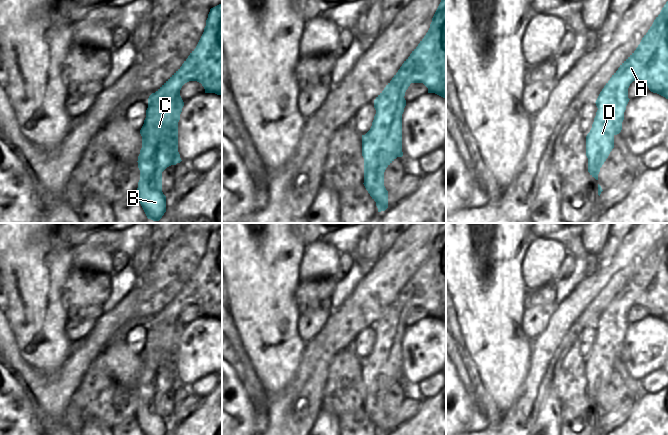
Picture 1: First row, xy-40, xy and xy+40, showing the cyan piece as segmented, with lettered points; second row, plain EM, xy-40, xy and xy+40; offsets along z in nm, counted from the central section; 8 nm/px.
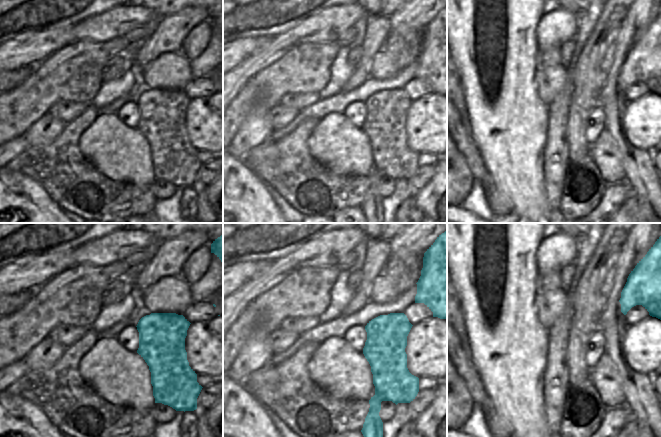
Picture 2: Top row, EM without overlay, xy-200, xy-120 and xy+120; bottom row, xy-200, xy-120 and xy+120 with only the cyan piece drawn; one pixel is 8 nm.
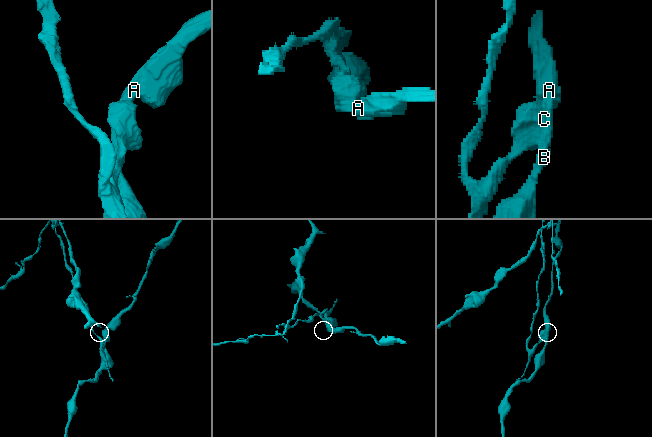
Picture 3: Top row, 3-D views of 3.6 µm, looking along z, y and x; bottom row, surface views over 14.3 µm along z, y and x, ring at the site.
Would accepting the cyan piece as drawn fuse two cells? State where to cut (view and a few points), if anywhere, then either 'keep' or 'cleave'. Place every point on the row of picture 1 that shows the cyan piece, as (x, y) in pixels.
xy (402, 90), (386, 102), (398, 156) | cleave

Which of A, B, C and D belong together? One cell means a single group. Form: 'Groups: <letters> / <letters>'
Groups: A B D / C

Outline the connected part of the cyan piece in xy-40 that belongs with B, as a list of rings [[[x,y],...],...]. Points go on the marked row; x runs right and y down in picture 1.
[[[155,135],[151,141],[149,137],[142,137],[142,148],[138,156],[138,168],[140,180],[136,194],[148,219],[159,221],[166,212],[166,196],[162,192],[162,172],[174,165],[176,152],[176,140],[173,137]]]

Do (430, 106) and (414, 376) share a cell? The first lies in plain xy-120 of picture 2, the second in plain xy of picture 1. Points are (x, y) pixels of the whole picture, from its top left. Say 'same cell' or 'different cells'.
same cell

